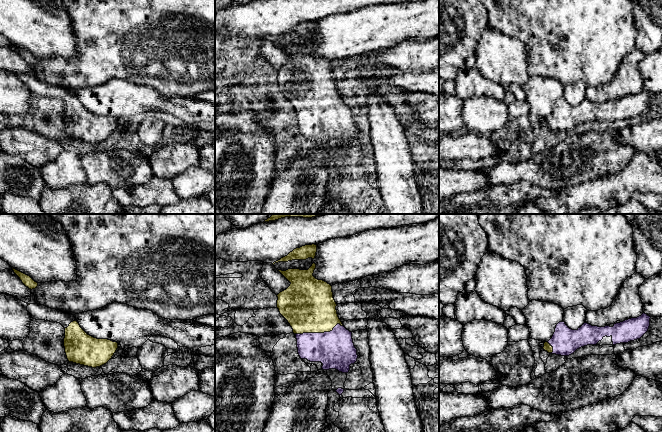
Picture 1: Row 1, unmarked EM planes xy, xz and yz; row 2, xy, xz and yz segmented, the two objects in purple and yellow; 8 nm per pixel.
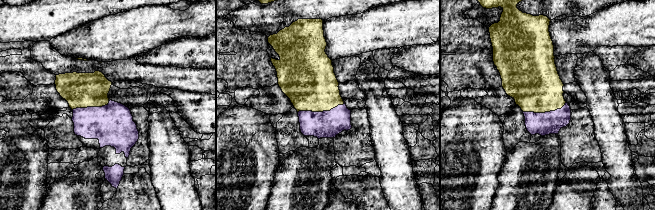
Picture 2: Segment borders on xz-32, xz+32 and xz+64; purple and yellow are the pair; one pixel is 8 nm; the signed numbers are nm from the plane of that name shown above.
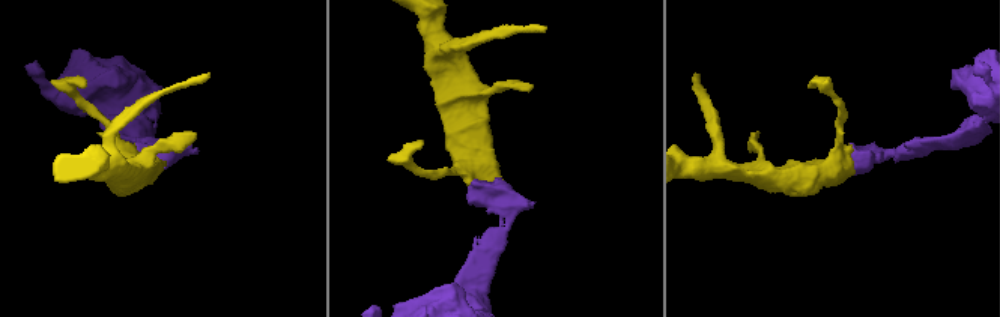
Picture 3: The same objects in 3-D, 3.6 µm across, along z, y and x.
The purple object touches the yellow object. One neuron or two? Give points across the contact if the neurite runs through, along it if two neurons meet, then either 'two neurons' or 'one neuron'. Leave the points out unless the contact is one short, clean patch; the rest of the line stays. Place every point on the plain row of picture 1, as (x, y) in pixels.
runs through xz (335, 126), (318, 109), (318, 104), (308, 81); one neuron

